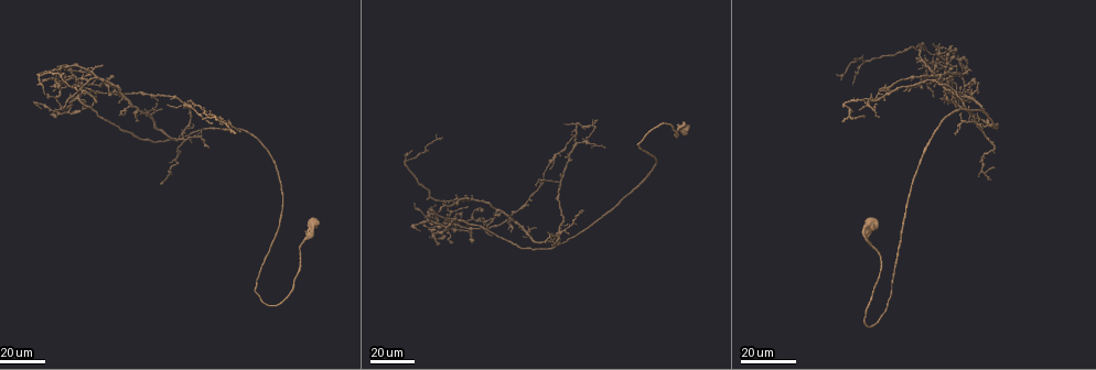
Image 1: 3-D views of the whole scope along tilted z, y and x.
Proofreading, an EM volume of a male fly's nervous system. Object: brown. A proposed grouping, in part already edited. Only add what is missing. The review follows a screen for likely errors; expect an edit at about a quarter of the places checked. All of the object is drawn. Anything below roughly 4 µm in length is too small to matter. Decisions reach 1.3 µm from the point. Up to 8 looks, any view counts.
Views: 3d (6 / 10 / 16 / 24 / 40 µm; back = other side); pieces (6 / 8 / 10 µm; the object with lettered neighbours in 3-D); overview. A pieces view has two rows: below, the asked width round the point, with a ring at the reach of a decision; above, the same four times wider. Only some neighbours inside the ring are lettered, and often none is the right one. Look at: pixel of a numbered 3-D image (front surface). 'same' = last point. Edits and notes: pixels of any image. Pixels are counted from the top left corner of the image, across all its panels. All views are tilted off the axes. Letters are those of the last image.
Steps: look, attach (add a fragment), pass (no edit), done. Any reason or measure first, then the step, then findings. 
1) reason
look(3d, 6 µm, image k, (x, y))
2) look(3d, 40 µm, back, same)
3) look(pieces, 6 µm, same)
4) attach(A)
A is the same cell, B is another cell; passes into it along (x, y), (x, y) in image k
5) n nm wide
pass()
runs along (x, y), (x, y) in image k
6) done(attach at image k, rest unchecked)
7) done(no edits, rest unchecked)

tapers out
look(3d, 40 µm, image 1, (976, 84))

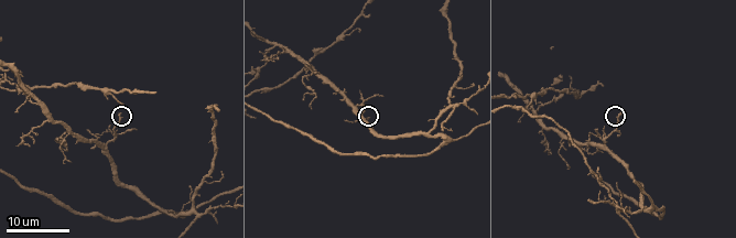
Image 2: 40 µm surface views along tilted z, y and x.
look(pieces, 8 µm, image 2, (621, 111))

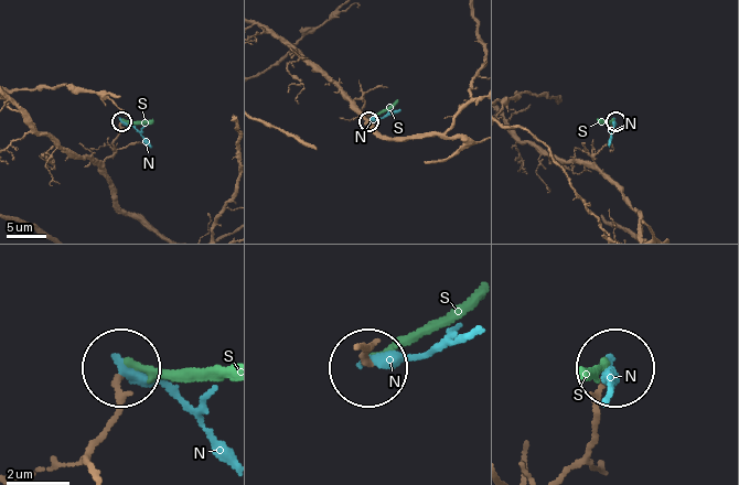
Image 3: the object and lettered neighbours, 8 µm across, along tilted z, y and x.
pass()
N and S are other cells; runs along (145, 225), (121, 211), (104, 168), (121, 121) in image 3; no lettered fragment goes on from it

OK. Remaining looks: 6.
tapers out
look(3d, 16 µm, image 2, (598, 130))

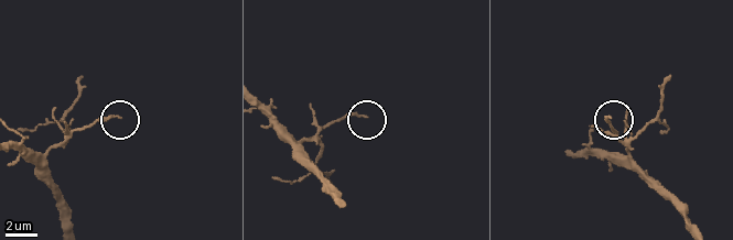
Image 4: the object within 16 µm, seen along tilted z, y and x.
look(3d, 6 µm, image 4, (118, 118))

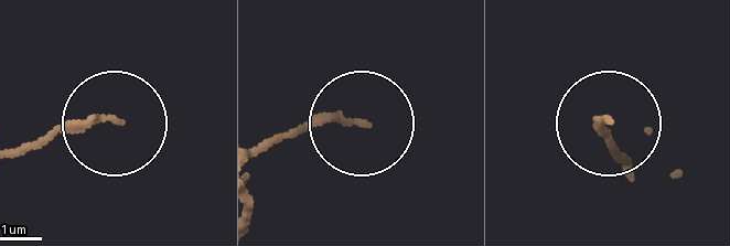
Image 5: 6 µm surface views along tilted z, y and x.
look(pieces, 6 µm, image 5, (362, 123))

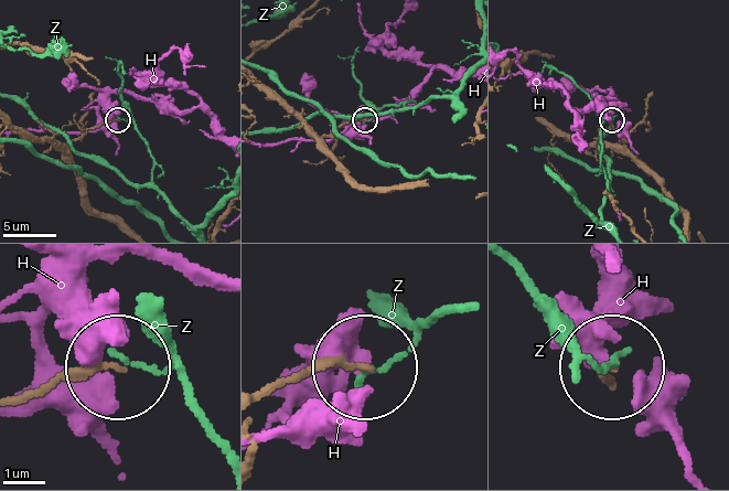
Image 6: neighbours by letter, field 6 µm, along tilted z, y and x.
140 nm wide
pass()
H and Z are other cells; runs along (118, 225), (93, 211), (70, 151), (93, 128), (116, 121) in image 6; no lettered fragment goes on from it

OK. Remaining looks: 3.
free end
look(3d, 24 µm, image 1, (429, 208))

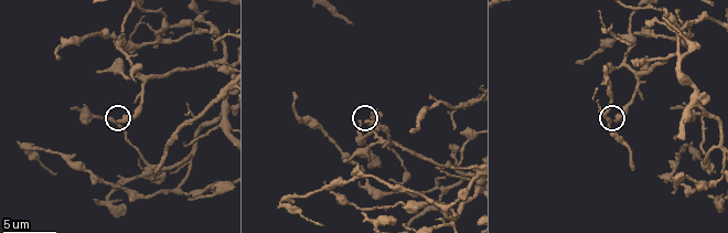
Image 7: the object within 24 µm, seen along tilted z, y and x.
look(pieces, 10 µm, image 7, (116, 120))

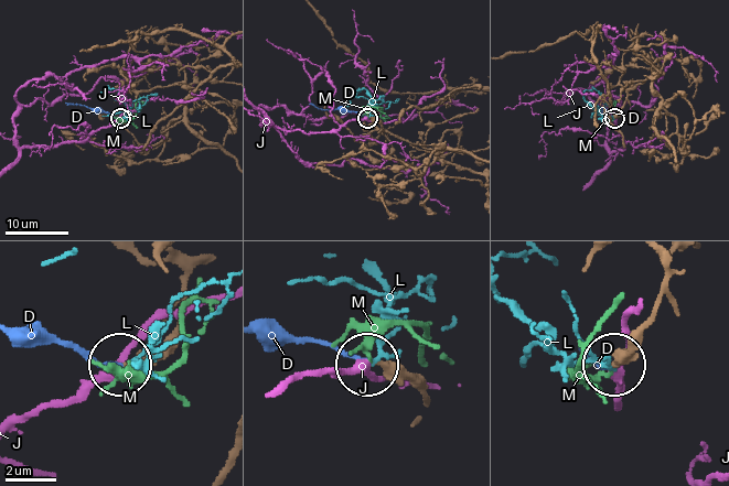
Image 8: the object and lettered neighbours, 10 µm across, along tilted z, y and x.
attach(D)
D is the same cell, J, L and M are other cells; passes into it along (422, 399), (403, 377), (370, 360), (315, 343), (264, 336) in image 8; the neuron continues

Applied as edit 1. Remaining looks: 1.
done(attach at image 8, rest unchecked)

